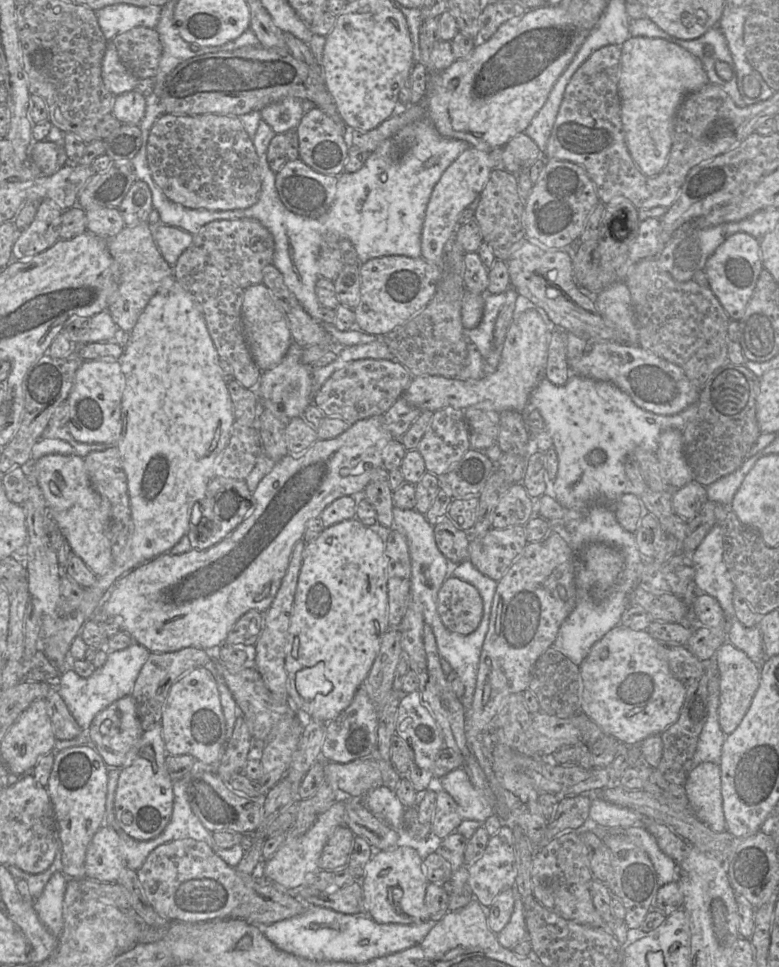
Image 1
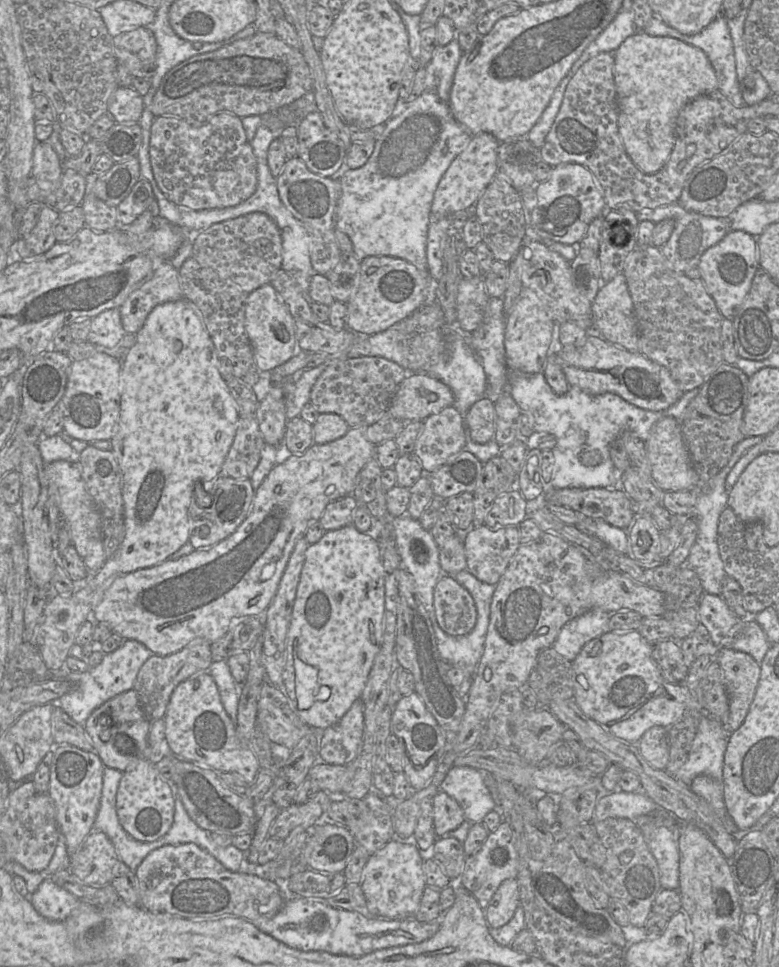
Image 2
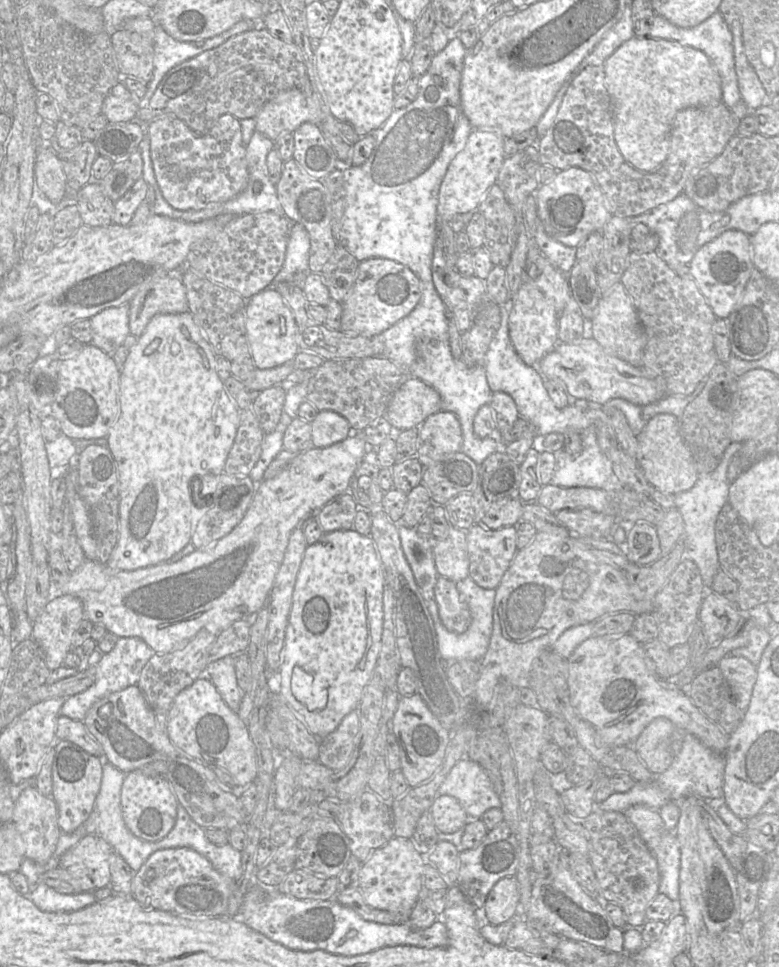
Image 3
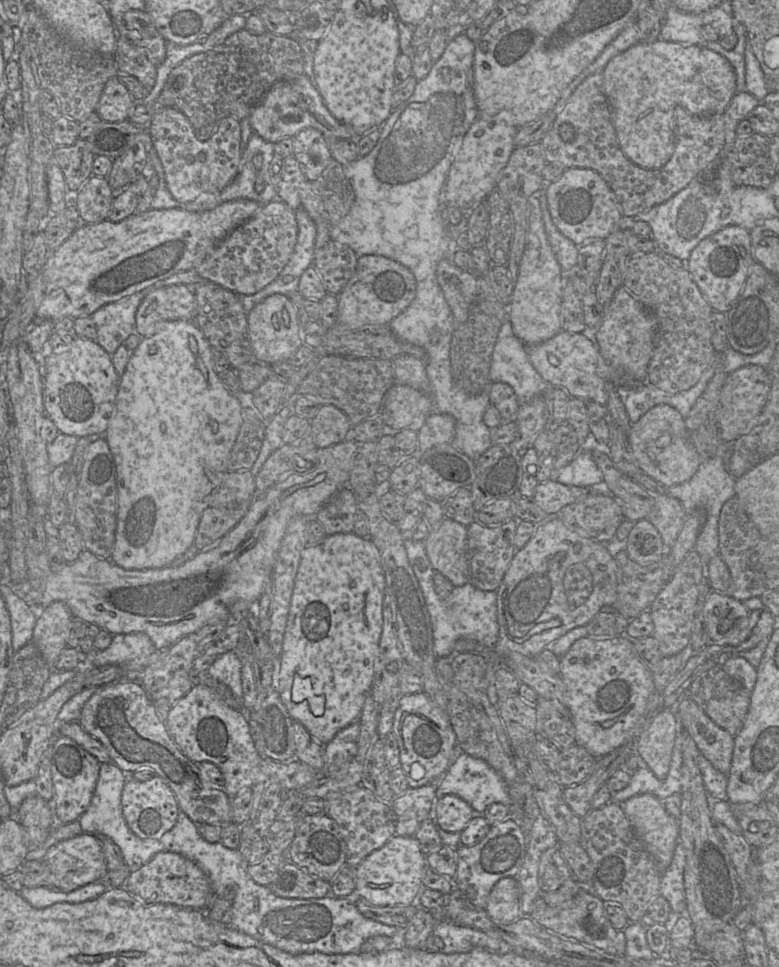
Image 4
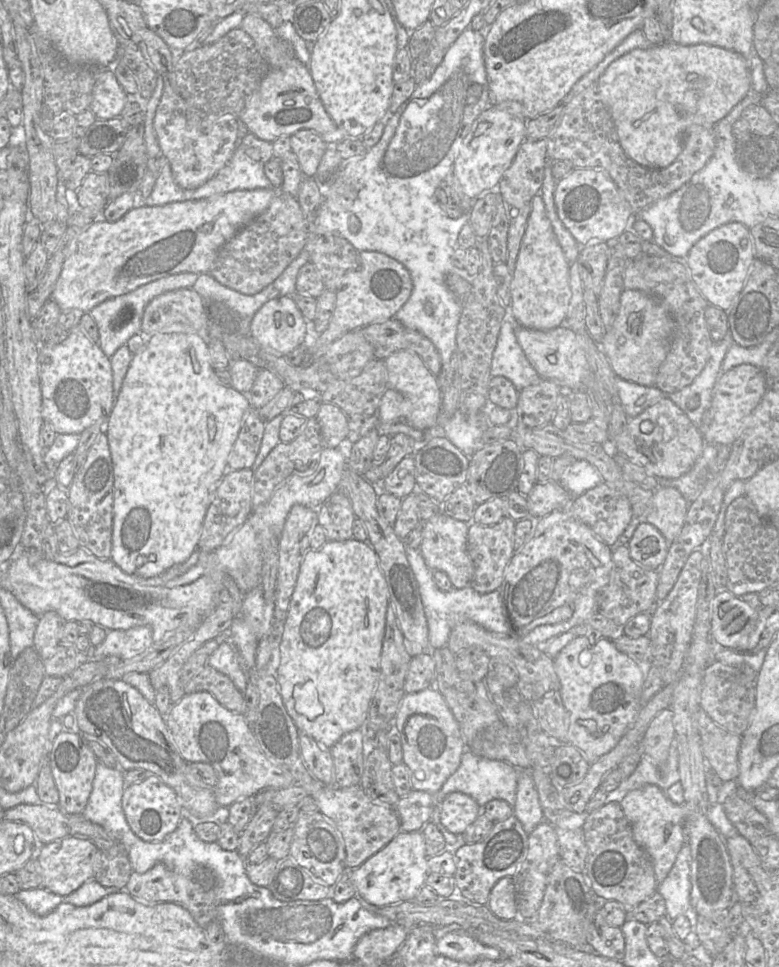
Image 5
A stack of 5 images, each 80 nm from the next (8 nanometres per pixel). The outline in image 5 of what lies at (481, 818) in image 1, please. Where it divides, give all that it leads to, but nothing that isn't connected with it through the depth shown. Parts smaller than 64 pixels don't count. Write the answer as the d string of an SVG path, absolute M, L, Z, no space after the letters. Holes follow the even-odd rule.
M465 750L459 767L434 794L434 801L442 802L449 793L462 792L473 797L481 807L492 799L505 800L513 807L516 801L518 774L519 769L505 761L488 759Z

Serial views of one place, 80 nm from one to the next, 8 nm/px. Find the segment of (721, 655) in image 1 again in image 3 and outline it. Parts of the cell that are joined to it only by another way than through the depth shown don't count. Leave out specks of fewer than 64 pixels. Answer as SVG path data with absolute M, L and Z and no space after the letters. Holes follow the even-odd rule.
M727 655L718 664L735 696L736 705L743 713L747 710L757 679L757 666L744 657Z

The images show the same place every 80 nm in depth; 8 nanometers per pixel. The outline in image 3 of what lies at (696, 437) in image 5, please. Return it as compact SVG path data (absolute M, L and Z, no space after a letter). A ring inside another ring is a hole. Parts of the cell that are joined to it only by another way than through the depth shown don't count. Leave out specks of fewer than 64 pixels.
M669 413L656 414L637 435L637 440L636 460L654 488L675 495L694 486L698 479L696 463L682 436L680 421L676 416Z

